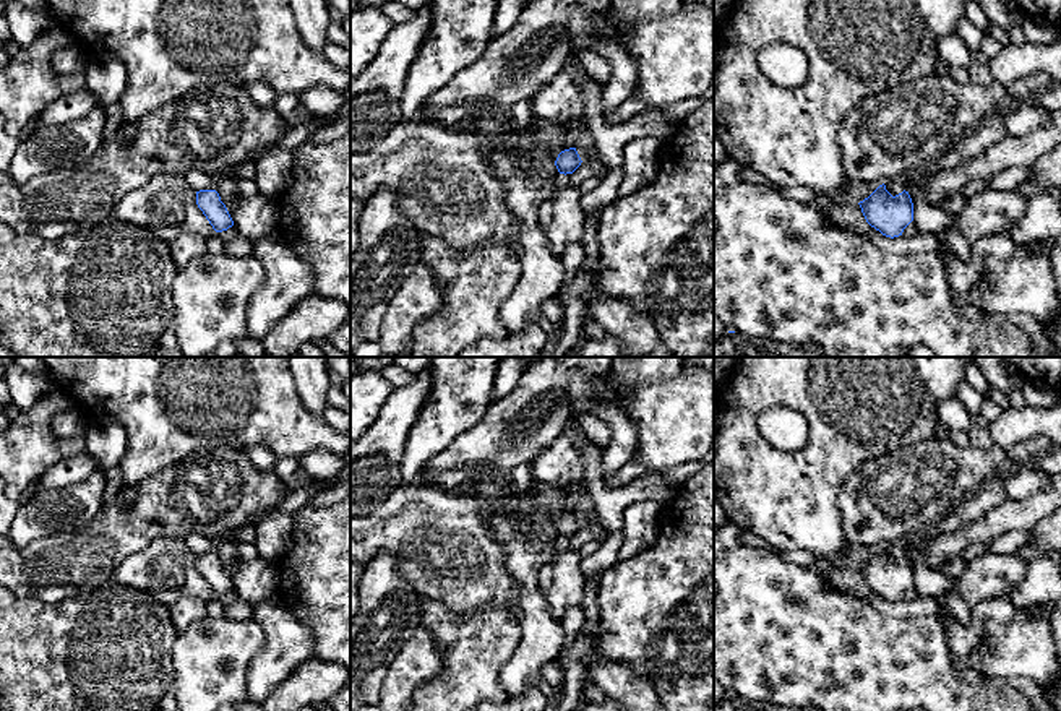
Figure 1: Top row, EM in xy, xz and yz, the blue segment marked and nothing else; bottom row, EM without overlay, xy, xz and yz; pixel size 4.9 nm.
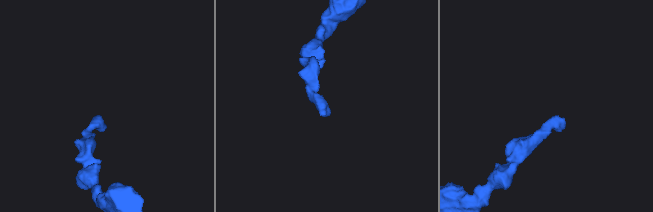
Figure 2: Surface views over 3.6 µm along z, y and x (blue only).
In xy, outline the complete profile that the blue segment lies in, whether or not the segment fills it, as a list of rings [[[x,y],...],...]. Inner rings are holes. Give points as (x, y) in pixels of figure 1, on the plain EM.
[[[216,554],[196,555],[196,568],[216,596],[227,594],[234,589],[234,584]]]

